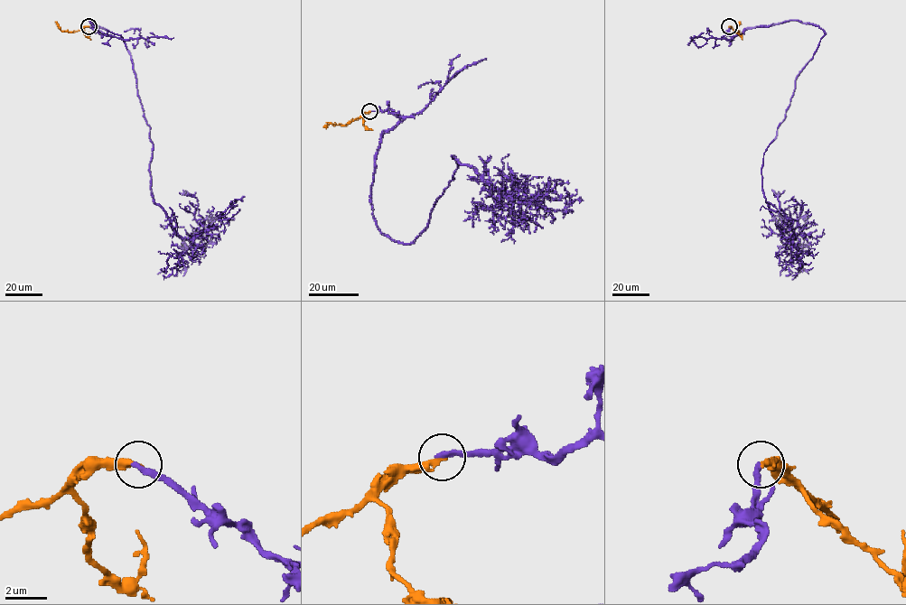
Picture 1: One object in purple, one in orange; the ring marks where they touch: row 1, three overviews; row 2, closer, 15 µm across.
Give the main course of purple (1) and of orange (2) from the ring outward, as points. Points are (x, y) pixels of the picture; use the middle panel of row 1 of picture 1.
1: (369, 111), (402, 117), (371, 186), (394, 240), (427, 227), (452, 156), (542, 208), (563, 210), (565, 187)
2: (369, 111), (345, 125), (329, 123), (323, 127)

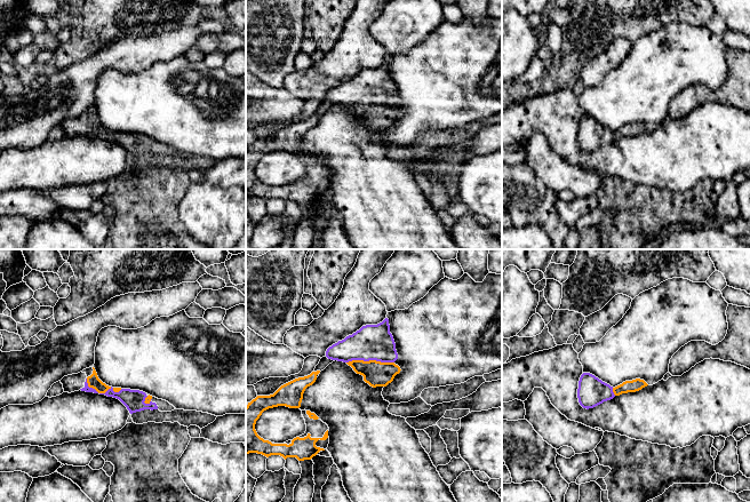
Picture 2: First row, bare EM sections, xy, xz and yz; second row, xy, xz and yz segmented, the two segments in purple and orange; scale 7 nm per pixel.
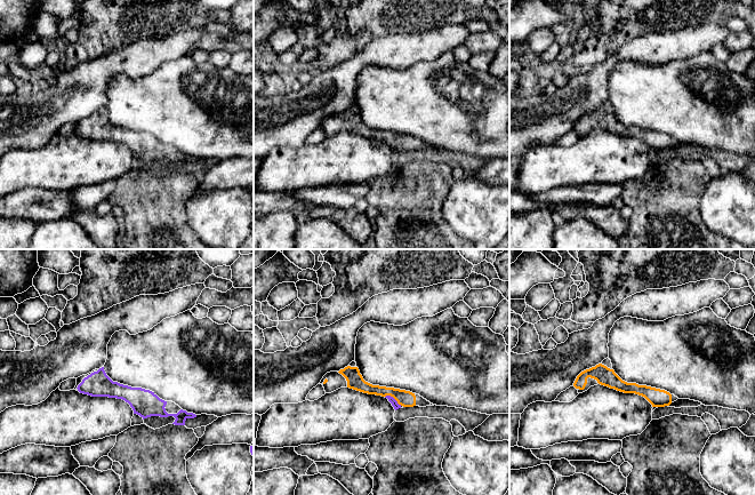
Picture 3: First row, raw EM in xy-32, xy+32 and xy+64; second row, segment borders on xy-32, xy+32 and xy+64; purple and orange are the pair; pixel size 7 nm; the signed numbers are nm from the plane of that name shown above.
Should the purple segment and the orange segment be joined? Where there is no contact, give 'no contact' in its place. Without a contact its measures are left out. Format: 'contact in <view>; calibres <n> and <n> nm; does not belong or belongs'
contact in xz; calibres 260 and 180 nm; belongs

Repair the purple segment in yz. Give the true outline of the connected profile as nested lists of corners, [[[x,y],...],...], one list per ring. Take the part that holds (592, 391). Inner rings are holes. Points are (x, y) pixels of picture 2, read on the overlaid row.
[[[583,373],[579,381],[577,398],[583,408],[593,408],[622,393],[636,392],[648,384],[640,379],[625,381],[613,388],[590,373]]]

